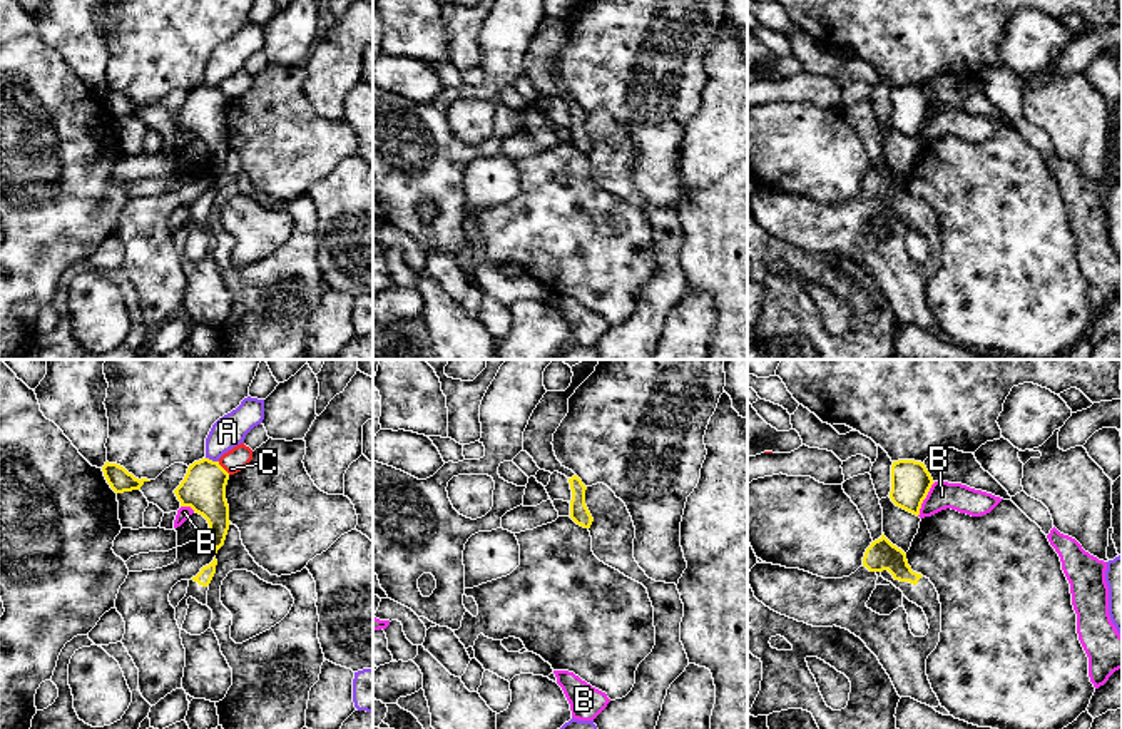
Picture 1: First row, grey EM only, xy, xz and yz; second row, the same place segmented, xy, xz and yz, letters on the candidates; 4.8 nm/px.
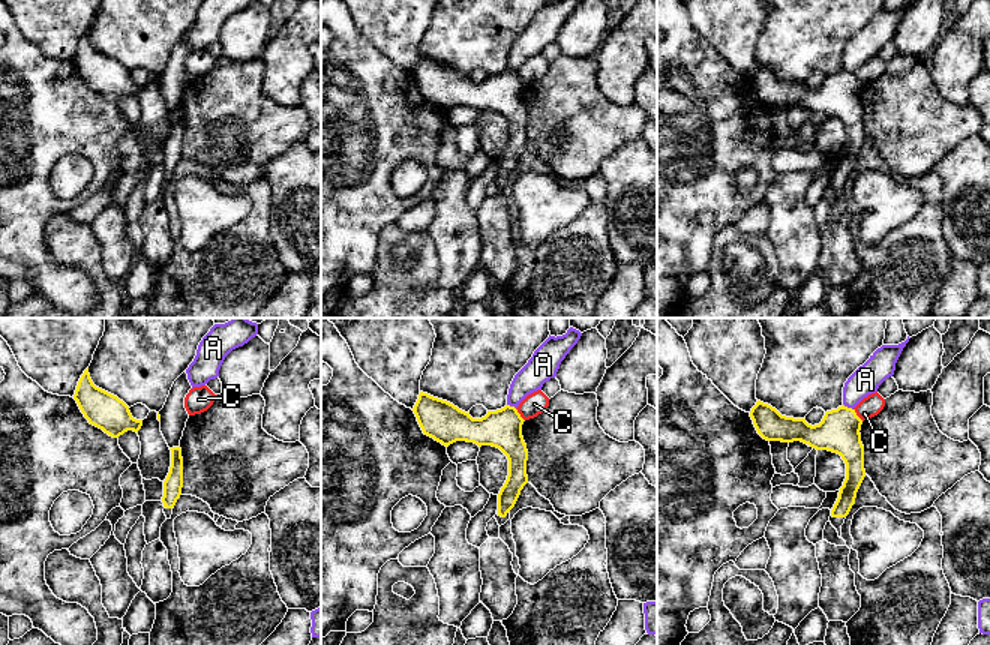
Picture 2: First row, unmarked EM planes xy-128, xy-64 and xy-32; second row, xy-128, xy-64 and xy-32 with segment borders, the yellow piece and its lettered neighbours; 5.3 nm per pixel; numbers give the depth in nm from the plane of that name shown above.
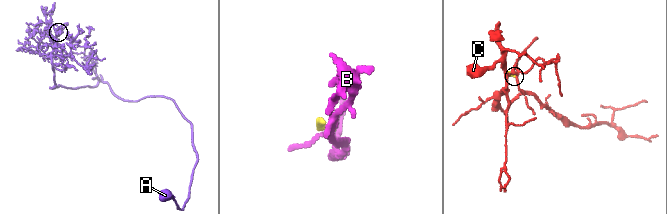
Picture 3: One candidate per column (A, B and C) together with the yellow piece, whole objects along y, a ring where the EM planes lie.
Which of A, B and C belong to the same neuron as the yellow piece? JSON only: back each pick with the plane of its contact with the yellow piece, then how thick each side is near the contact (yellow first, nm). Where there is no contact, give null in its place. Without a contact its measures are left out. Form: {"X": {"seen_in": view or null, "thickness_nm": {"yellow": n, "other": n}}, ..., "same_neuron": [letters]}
{"same_neuron": []}

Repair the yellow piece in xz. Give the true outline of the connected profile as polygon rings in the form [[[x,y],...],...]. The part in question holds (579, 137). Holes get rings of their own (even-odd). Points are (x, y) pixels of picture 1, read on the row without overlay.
[[[574,0],[565,17],[547,17],[523,57],[523,77],[533,84],[537,92],[550,99],[558,97],[569,104],[572,115],[570,144],[584,154],[590,154],[594,147],[585,130],[587,112],[572,95],[557,85],[552,67],[553,59],[569,38],[569,23],[589,2],[590,0]]]

